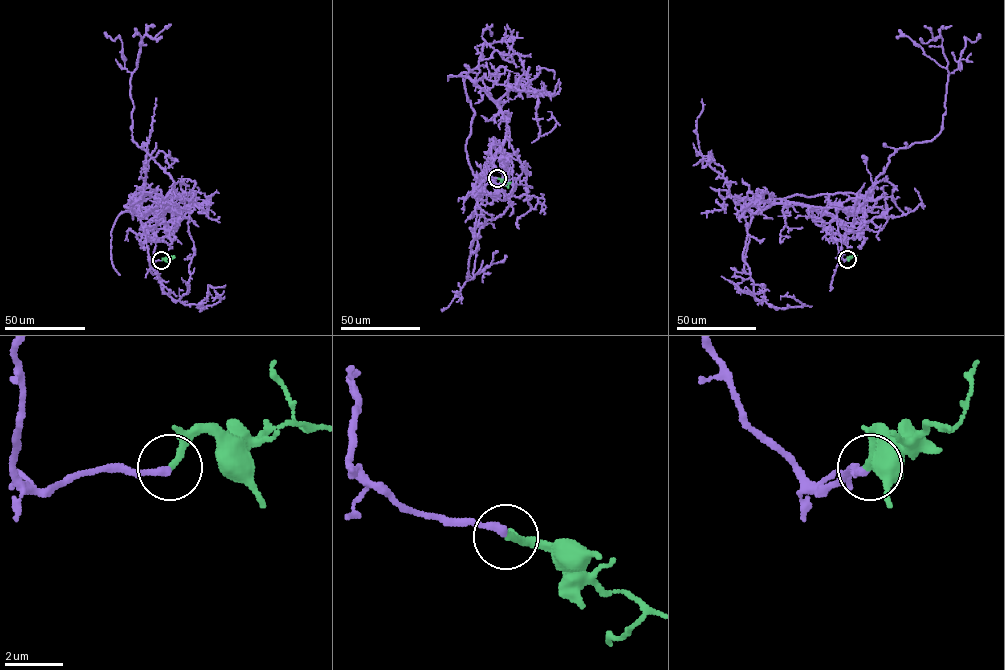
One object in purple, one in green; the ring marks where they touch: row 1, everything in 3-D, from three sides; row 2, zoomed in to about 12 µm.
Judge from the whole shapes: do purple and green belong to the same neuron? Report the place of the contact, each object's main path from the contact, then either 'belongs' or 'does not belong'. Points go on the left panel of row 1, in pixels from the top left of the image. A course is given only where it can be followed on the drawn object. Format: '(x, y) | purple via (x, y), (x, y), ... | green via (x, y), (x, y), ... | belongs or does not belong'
(161, 260) | purple via (162, 260), (166, 208), (146, 209), (162, 216), (174, 184), (132, 140), (130, 80), (141, 39), (169, 24) | green via (162, 260), (174, 258), (170, 255) | belongs

